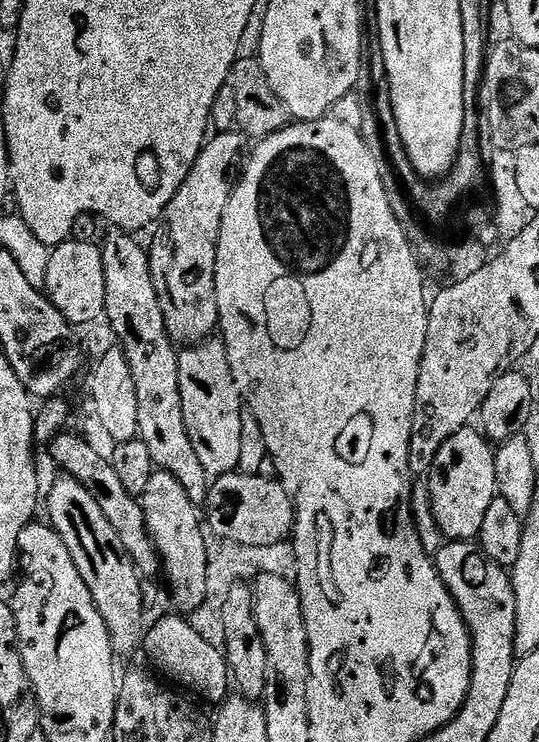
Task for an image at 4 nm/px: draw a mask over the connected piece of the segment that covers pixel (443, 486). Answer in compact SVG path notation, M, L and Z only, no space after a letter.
M469 426L467 428L463 428L462 430L458 430L458 434L454 434L444 443L444 445L442 446L442 450L438 450L438 458L434 458L434 466L430 473L430 479L427 481L427 483L429 482L428 488L430 491L432 491L432 502L430 501L431 519L434 521L435 527L437 524L437 526L440 527L446 535L448 535L447 539L449 541L475 541L477 537L479 537L480 531L482 530L482 522L486 519L486 514L490 510L490 502L494 502L498 498L498 489L496 486L496 469L498 467L497 453L494 451L493 445L486 439L485 433L480 430L478 430L478 432L475 432L474 429L475 427Z

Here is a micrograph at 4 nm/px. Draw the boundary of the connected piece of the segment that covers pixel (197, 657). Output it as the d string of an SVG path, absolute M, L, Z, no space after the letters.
M180 616L162 617L153 628L151 625L145 631L142 648L145 653L148 651L153 666L157 668L155 671L171 681L173 685L181 689L189 688L189 690L184 689L189 693L197 692L192 694L199 697L201 701L209 700L213 706L219 706L228 699L230 673L227 655L219 647L211 645L202 634L198 634L191 626L190 619Z

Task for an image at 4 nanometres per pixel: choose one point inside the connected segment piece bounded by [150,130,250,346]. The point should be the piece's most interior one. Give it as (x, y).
(184, 263)

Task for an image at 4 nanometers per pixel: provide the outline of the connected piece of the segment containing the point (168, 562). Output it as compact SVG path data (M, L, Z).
M159 470L153 471L150 483L146 485L142 505L149 537L159 552L162 572L163 575L168 575L168 584L172 587L172 596L176 599L177 606L203 609L208 599L207 570L210 541L204 537L206 528L202 523L201 509L192 503L190 494L182 490L182 482L178 482L174 474Z

